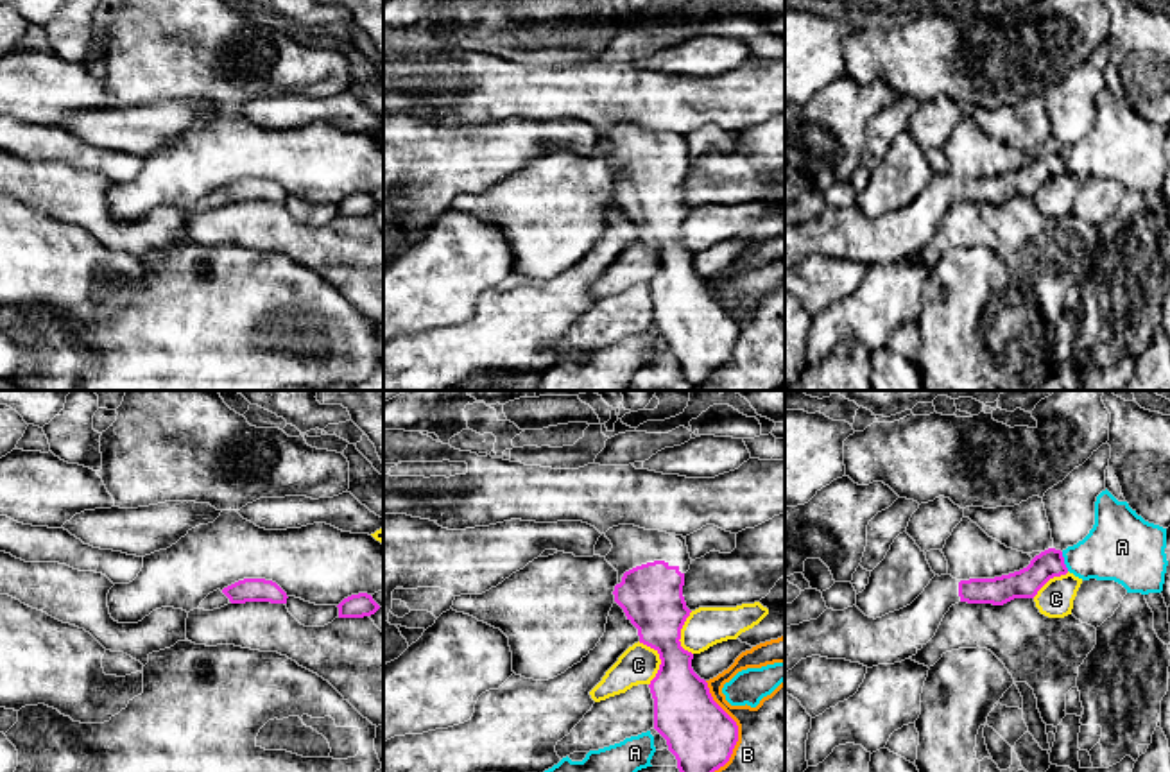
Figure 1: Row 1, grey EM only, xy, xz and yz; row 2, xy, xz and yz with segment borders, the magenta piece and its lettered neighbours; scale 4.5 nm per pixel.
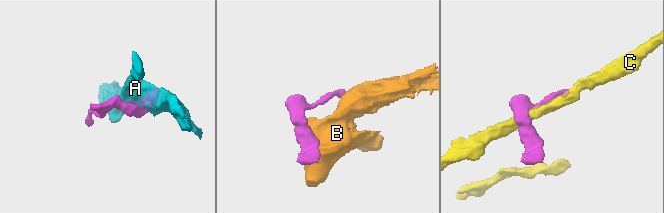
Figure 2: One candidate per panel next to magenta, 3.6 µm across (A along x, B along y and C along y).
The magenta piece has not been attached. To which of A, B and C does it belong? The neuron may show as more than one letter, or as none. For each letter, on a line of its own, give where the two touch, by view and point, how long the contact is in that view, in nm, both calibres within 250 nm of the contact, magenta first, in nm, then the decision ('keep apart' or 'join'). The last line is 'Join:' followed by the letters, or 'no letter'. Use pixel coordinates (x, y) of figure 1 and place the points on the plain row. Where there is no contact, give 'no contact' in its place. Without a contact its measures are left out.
A: yz (1063, 160) | 90 nm | 130/280 nm | keep apart
B: xz (737, 337) | 480 nm | 300/400 nm | keep apart
C: xz (660, 257) | 200 nm | 280/180 nm | keep apart
Join: no letter

